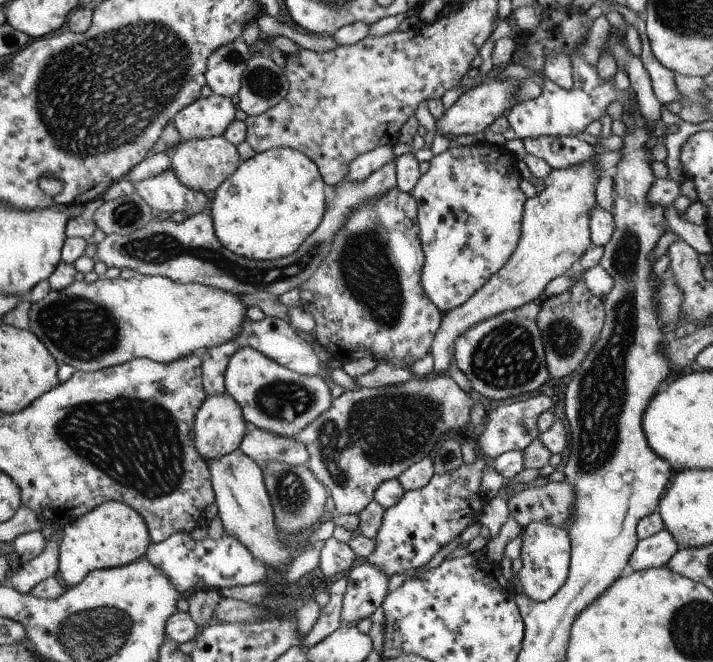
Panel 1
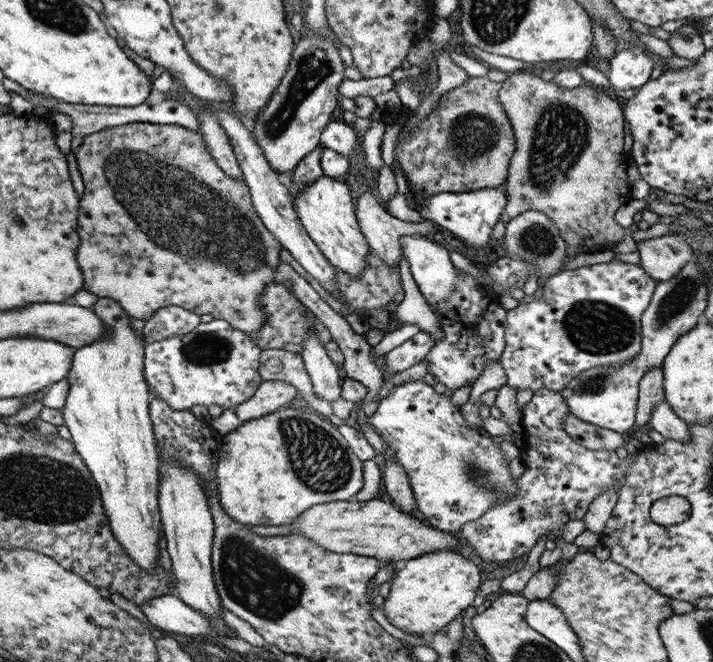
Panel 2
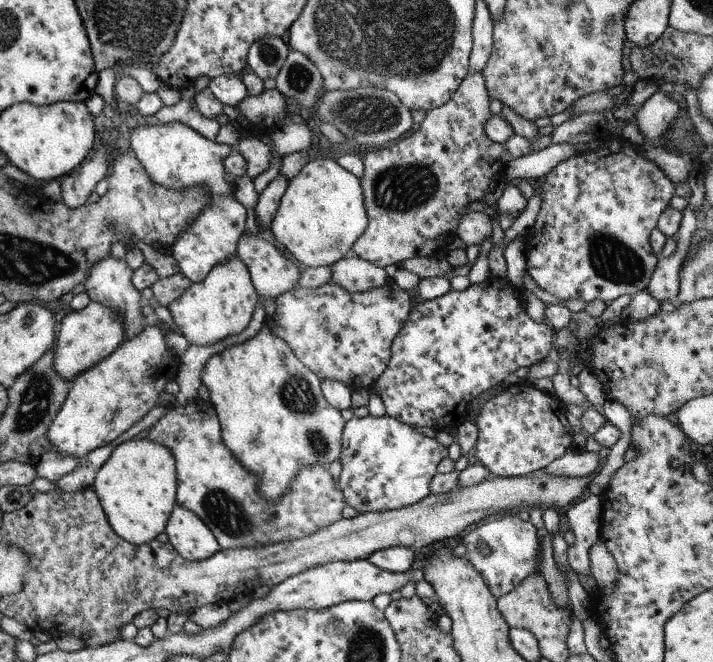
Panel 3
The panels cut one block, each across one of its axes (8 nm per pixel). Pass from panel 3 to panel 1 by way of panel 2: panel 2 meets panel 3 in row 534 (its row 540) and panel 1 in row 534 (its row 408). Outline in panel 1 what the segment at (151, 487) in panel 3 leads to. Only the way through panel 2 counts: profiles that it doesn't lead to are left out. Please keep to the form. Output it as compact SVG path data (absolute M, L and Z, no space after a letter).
M103 501L85 515L68 520L59 540L58 572L69 586L79 584L92 571L131 564L146 554L150 539L146 525L135 510L123 502Z

